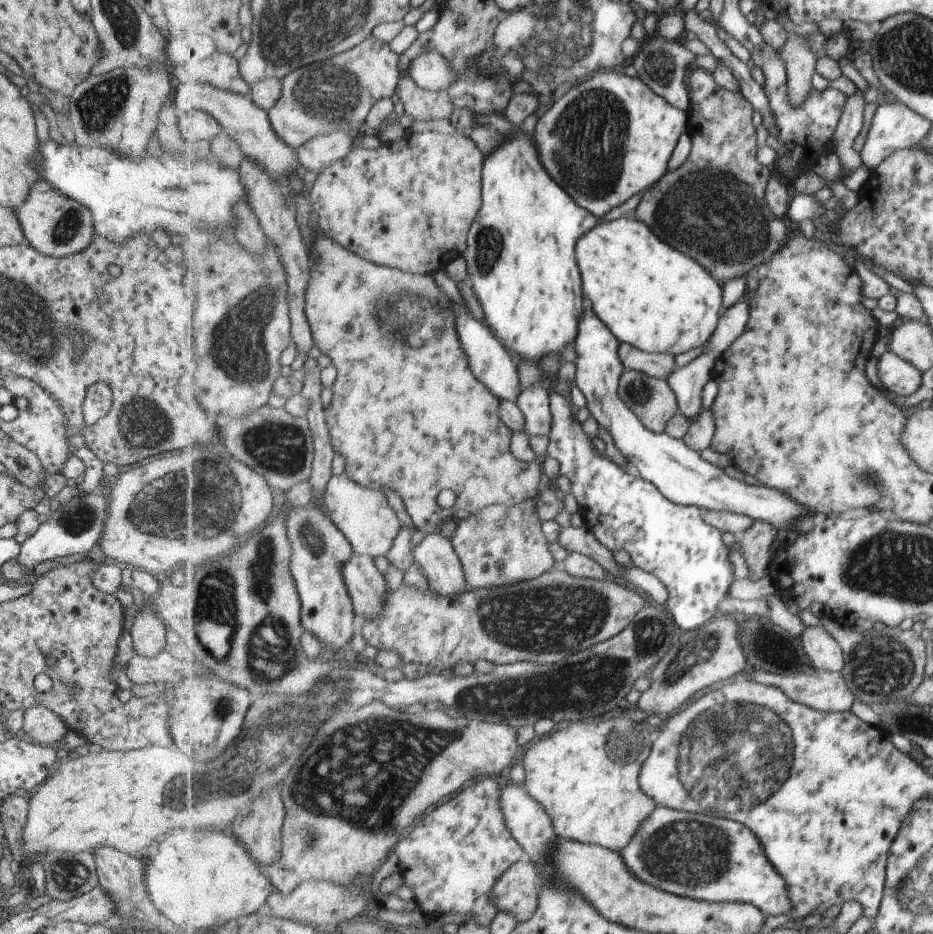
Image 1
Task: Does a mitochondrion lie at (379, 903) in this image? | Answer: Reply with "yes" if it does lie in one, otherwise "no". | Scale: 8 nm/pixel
no

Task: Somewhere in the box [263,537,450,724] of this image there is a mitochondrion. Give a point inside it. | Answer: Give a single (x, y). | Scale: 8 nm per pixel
(336, 691)

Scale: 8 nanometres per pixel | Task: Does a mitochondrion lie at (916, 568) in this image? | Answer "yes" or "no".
yes

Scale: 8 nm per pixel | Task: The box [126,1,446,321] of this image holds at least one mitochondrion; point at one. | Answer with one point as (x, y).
(335, 90)

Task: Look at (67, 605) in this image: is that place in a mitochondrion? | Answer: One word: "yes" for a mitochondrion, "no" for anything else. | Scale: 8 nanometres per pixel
no

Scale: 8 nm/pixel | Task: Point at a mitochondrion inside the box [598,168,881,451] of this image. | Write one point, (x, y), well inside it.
(709, 210)

